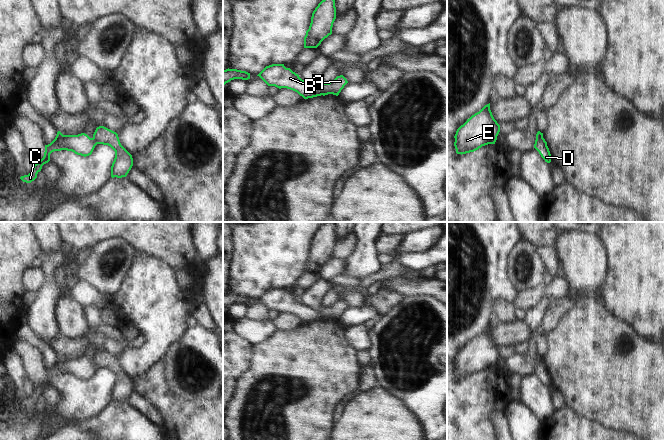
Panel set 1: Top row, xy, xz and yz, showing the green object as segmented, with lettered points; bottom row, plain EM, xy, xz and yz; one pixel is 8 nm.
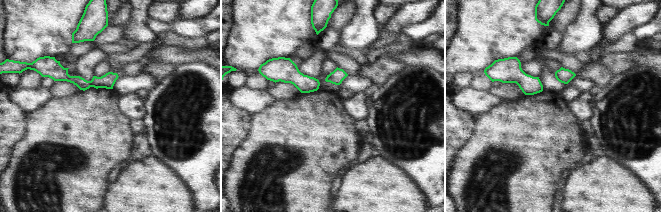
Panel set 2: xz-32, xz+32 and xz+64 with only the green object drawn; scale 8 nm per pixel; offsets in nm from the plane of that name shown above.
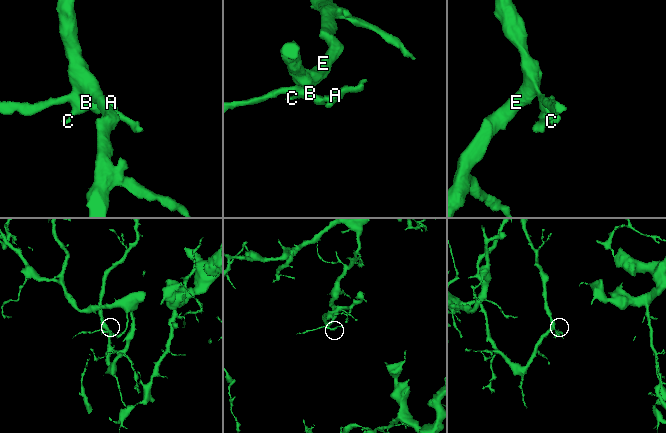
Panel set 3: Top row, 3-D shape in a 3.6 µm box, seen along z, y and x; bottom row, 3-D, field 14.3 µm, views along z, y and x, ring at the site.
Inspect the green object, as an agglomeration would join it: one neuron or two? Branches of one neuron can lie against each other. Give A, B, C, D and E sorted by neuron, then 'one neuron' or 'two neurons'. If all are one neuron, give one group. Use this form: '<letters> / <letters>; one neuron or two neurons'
A / B C D E; two neurons

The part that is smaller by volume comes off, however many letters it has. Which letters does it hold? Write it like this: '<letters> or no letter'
A

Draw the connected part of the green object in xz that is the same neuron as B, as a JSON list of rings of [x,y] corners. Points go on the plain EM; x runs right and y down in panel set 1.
[[[284,288],[266,290],[257,300],[268,310],[293,314],[304,323],[322,319],[318,310],[313,310],[302,304],[298,298],[293,296],[290,292],[286,292]]]

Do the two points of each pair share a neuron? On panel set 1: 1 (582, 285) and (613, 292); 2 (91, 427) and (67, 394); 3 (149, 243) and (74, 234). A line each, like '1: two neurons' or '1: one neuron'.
1: two neurons
2: two neurons
3: one neuron

